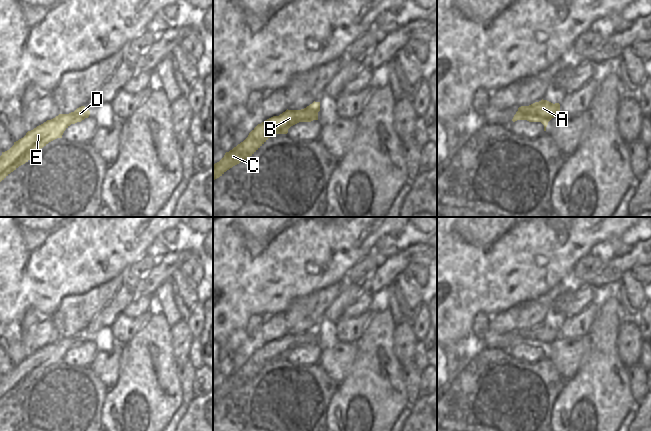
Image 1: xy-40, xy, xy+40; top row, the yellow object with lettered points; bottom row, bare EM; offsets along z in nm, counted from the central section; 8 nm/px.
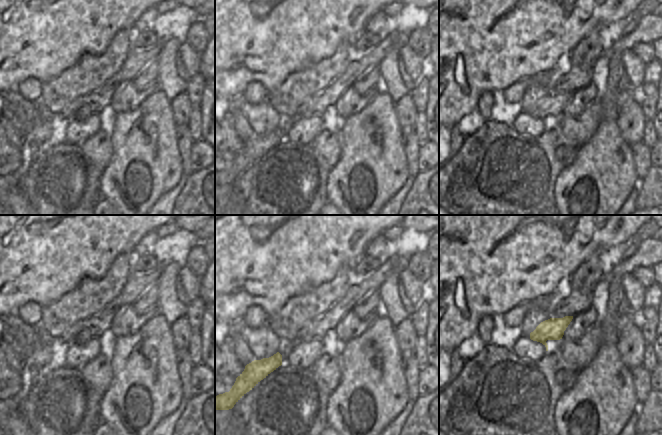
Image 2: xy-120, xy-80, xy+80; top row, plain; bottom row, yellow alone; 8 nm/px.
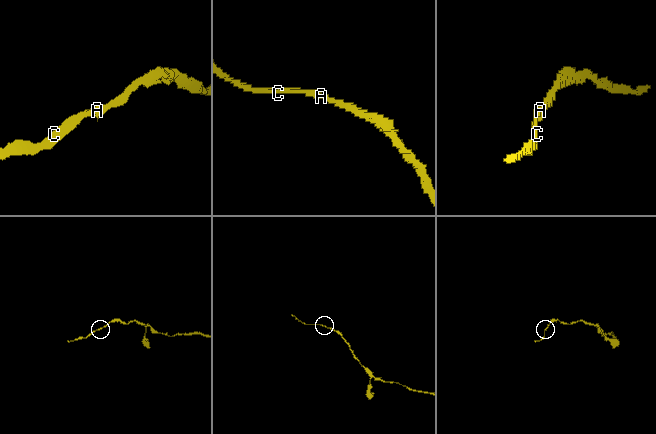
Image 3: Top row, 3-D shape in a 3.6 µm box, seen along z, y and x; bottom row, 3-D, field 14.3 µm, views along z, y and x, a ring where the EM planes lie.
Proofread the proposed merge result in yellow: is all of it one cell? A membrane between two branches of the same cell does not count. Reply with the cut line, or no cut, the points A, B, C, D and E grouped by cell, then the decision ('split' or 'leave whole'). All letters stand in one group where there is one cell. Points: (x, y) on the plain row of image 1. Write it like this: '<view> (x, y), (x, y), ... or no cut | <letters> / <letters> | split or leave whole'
no cut | A B C D E | leave whole

